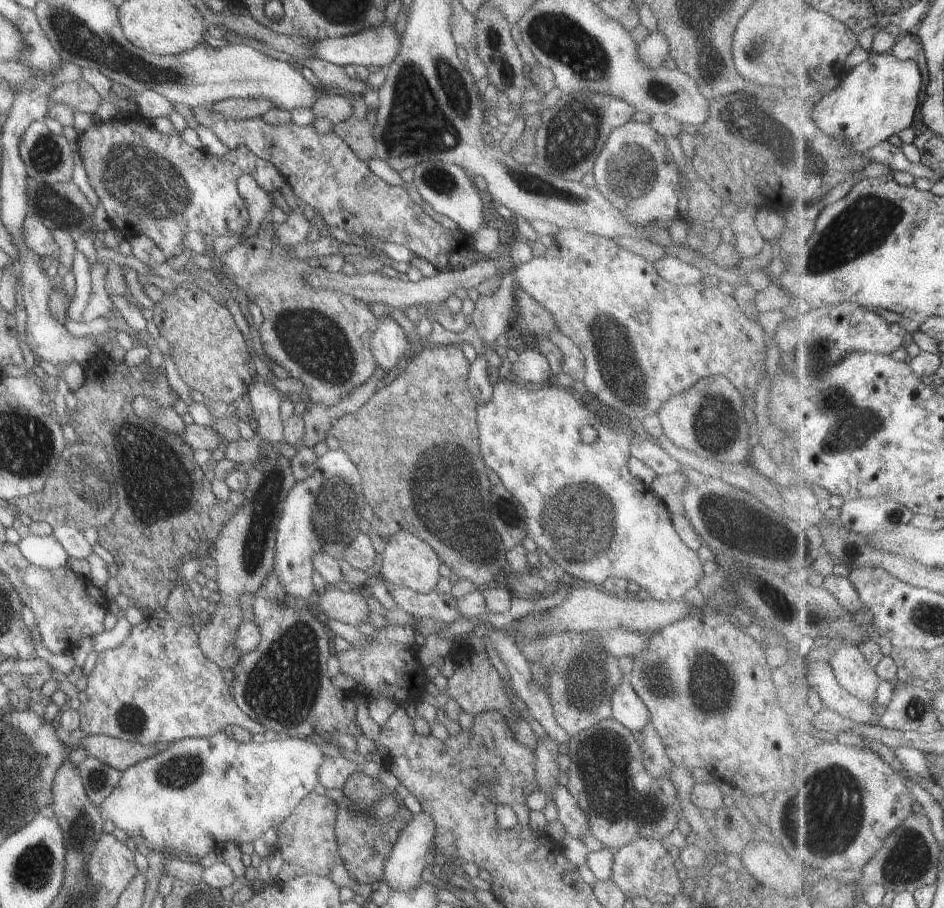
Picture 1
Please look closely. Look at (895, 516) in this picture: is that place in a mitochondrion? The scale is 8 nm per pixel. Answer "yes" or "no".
yes

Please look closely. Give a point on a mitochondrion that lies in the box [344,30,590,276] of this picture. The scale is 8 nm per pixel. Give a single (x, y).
(431, 103)

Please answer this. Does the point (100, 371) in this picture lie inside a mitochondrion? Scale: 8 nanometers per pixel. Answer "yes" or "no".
no

